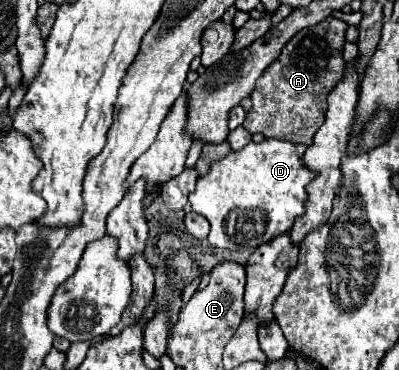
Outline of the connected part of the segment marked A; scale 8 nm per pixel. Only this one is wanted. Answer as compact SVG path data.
M327 16L315 26L309 26L281 50L281 56L263 72L251 92L253 108L247 112L243 128L251 134L261 132L265 138L311 144L315 132L325 120L327 96L345 76L343 44L347 22Z

